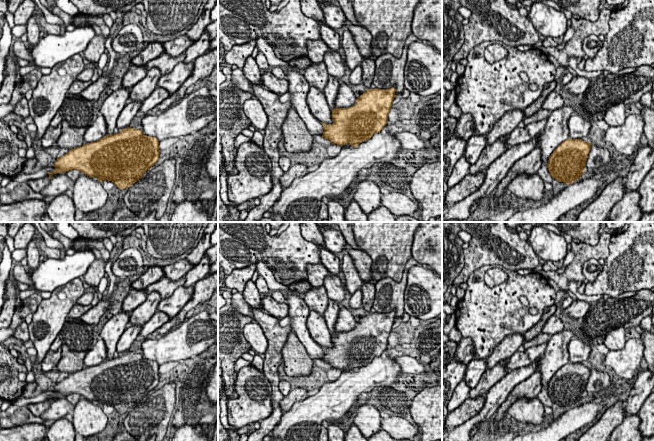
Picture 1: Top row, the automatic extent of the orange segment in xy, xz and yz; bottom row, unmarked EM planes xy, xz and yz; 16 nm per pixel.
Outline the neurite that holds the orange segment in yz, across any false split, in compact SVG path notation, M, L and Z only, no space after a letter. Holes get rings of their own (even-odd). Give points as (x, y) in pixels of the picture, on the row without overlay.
M575 337L568 344L568 352L569 362L557 370L547 388L553 403L566 408L573 407L584 399L591 367L584 366L581 362L588 359L591 345Z

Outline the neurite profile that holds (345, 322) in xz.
M340 306L338 318L335 324L335 330L337 332L347 332L355 328L357 321L354 319L353 315L349 309Z

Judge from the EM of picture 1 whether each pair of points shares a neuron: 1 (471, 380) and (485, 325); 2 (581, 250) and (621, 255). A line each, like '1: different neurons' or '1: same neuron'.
1: different neurons
2: different neurons

